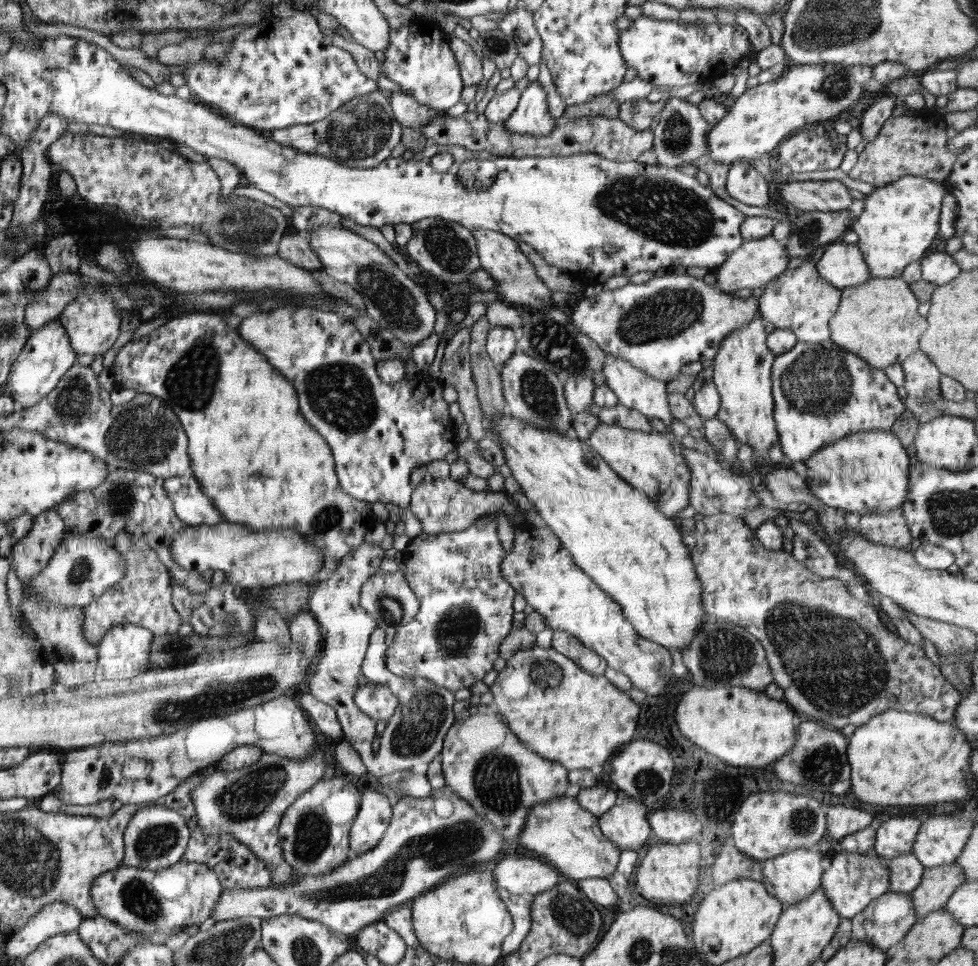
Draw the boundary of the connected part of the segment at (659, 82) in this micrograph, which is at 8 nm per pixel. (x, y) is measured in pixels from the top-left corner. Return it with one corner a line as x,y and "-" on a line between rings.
641,16
632,21
629,29
620,32
619,47
627,66
638,71
642,80
654,83
655,86
686,86
708,82
712,83
725,71
733,70
744,56
753,53
748,32
742,26
728,24
704,24
702,28
696,24
674,22
674,20
657,20

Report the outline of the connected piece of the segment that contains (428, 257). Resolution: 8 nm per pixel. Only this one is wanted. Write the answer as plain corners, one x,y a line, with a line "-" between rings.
440,218
422,219
411,226
412,238
406,244
406,252
413,262
418,263
423,274
453,284
466,281
474,272
478,272
482,268
476,239
470,229

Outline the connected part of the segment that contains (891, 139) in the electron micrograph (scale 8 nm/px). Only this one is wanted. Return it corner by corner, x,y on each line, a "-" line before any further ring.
897,97
897,103
890,118
884,121
878,134
866,143
864,150
858,155
857,163
847,174
852,180
862,180
862,182
868,182
875,187
890,184
906,175
926,177
945,184
954,164
954,154
947,147
949,139
946,135
947,128
945,117
938,113
936,109
931,108
921,111
910,109
906,106
902,97

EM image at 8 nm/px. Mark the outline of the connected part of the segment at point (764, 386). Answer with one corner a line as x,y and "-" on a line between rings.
754,317
747,325
729,332
716,353
713,384
721,398
718,417
730,429
739,444
753,448
753,458
764,458
772,444
778,440
773,417
771,369
775,354
767,347
767,334
763,317

